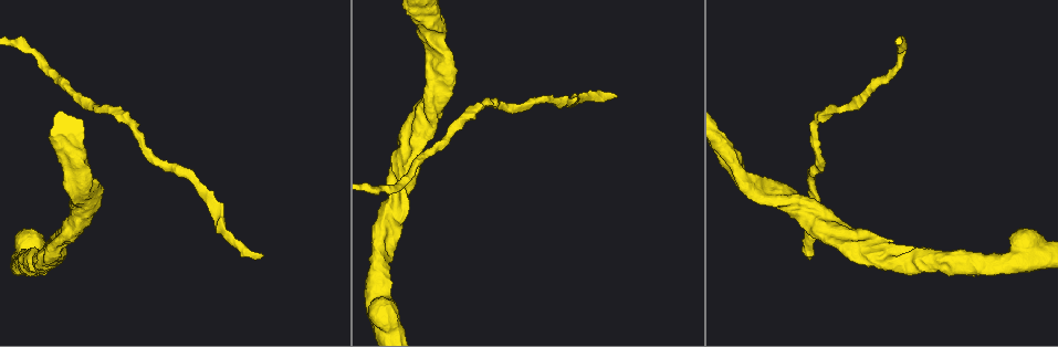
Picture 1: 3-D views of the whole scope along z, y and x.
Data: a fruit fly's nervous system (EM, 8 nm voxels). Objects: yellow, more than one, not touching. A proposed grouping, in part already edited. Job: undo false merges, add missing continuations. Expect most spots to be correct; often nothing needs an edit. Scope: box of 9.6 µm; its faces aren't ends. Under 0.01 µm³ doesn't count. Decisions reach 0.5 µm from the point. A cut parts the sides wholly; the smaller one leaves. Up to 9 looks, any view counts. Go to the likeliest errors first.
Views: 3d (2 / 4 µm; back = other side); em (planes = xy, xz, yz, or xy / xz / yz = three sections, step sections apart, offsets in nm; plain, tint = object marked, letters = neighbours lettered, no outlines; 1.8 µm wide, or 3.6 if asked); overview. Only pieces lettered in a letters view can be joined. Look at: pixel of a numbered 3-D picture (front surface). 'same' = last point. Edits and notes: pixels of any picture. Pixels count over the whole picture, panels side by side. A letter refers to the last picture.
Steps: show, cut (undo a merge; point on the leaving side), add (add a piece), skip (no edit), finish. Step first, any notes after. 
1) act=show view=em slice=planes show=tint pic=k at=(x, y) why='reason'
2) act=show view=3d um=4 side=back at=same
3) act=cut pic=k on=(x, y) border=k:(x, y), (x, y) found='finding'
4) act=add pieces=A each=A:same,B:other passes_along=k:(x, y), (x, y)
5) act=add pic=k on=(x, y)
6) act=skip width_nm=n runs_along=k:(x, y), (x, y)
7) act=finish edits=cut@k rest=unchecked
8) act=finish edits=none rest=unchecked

act=show view=em um=3.6 slice=yz step=8 show=tint pic=1 at=(617, 95) why='thin end'

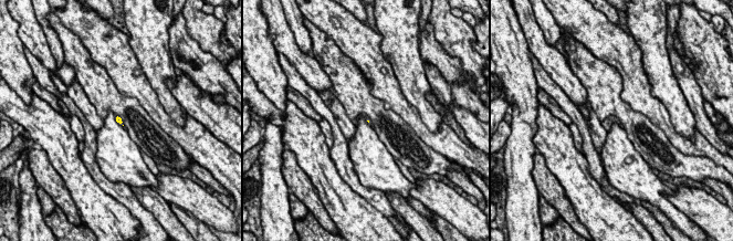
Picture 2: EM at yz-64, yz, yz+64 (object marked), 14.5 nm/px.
act=show view=em um=3.6 slice=planes show=tint at=same why='another direction'

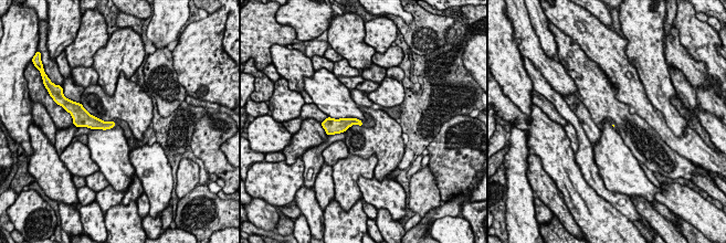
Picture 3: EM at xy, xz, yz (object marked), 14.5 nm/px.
act=show view=em um=3.6 slice=planes show=letters at=same why='see the neighbours'

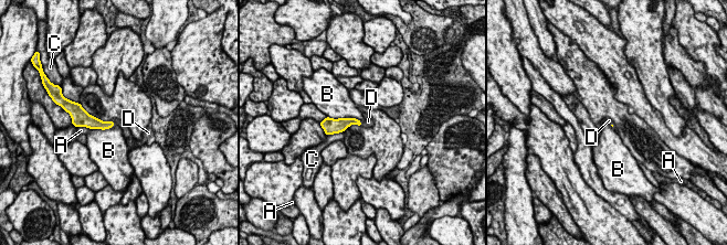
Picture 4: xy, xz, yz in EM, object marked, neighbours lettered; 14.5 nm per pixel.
act=add pieces=D each=A:other,B:other,C:other,D:same passes_along=4:(96, 124), (113, 123), (120, 124) found='it goes on there'

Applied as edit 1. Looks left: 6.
act=show view=overview why='redraw'

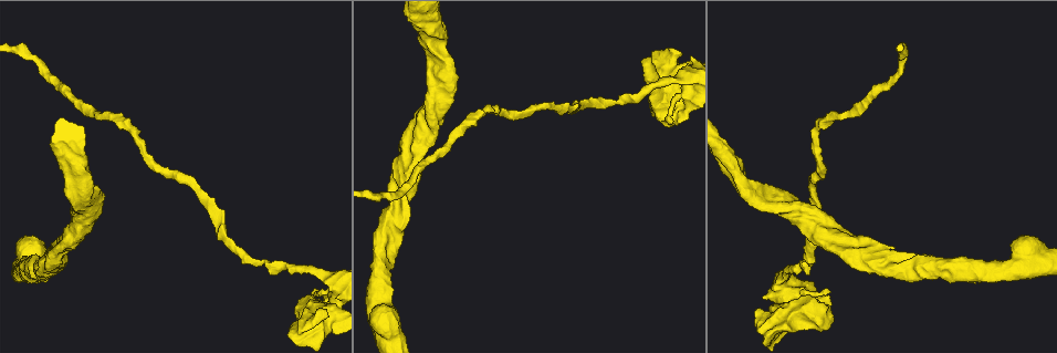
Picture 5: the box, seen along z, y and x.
act=show view=em slice=planes show=letters pic=5 at=(726, 156)

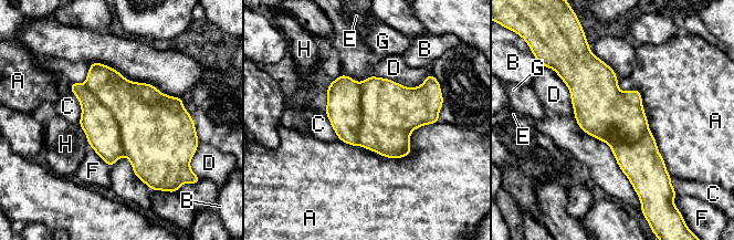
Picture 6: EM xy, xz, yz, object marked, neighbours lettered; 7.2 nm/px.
act=skip each=A:other,B:other,C:other,D:other,E:other,F:other,G:other,H:other border=6:(593, 52), (639, 92), (668, 173) found='one neuron here'

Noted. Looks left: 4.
act=show view=em um=3.6 slice=planes show=tint pic=5 at=(673, 70) why='calibre changes'

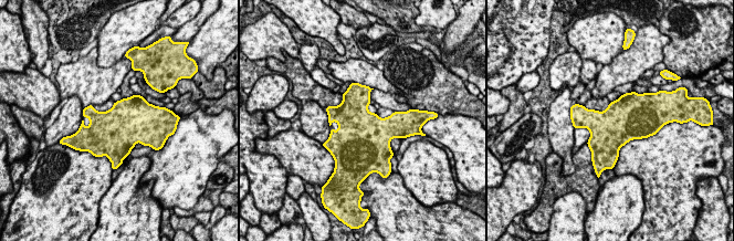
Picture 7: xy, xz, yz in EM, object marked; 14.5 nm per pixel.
act=show view=em um=3.6 slice=planes show=letters at=same why='see the neighbours'

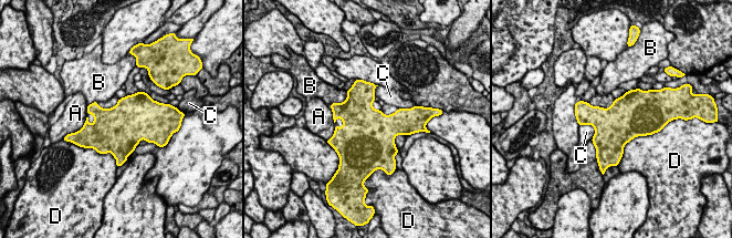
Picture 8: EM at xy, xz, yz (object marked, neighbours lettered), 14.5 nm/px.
act=skip each=A:other,B:other,C:other,D:other border=8:(347, 91), (342, 102), (333, 103) found='continuous, no second neuron'

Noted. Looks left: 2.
act=show view=em um=3.6 slice=planes show=letters pic=5 at=(1022, 260)

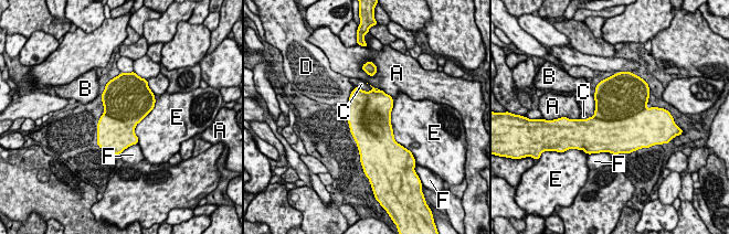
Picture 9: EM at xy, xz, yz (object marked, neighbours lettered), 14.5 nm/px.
act=skip each=A:other,B:other,C:other,D:other,E:other,F:other border=9:(392, 99), (391, 128), (397, 142) found='continuous, no second neuron'

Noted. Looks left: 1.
act=finish edits=add@4 rest=unchecked

